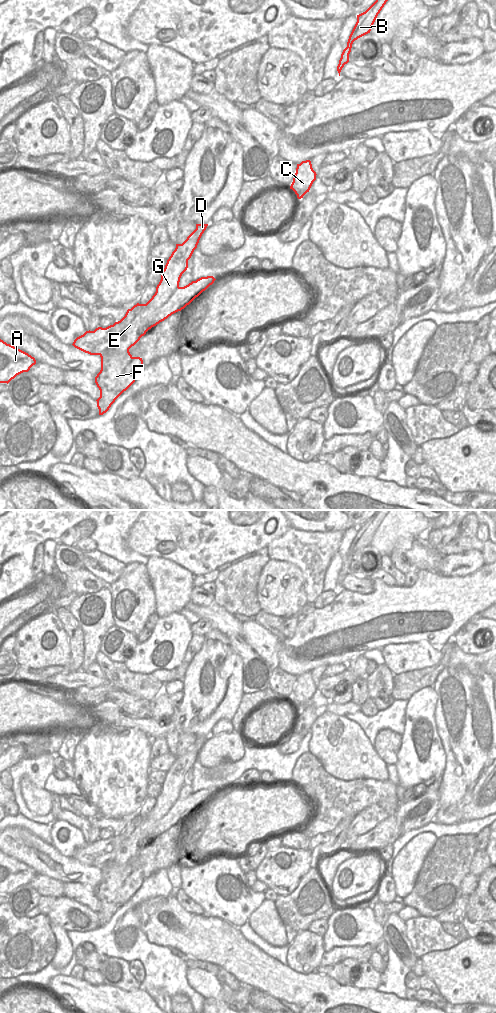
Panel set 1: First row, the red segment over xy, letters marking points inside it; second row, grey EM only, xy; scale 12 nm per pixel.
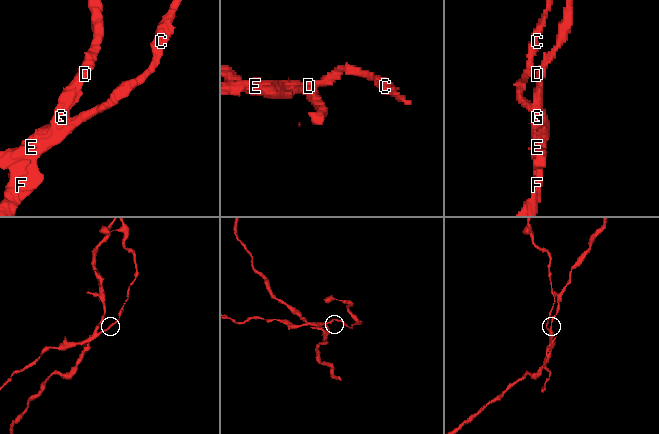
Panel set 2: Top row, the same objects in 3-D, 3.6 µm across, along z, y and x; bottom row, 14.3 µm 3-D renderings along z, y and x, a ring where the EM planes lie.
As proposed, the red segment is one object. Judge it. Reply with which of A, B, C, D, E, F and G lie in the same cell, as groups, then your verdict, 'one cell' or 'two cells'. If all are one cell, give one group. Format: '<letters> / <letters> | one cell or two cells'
A B C / D E F G | two cells

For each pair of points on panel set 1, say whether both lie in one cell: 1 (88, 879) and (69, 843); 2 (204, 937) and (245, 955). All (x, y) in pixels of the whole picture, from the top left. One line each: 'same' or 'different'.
1: different
2: same

